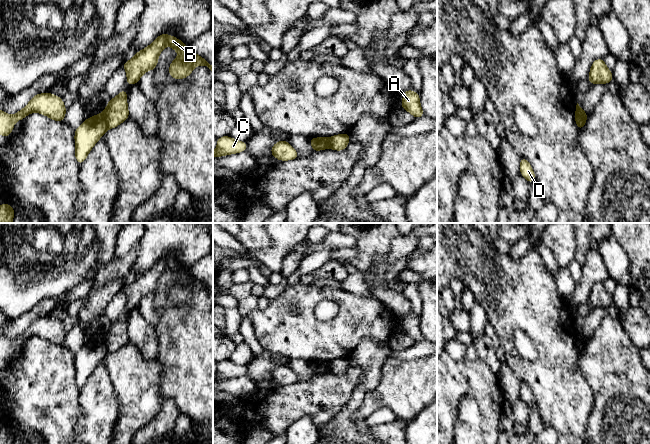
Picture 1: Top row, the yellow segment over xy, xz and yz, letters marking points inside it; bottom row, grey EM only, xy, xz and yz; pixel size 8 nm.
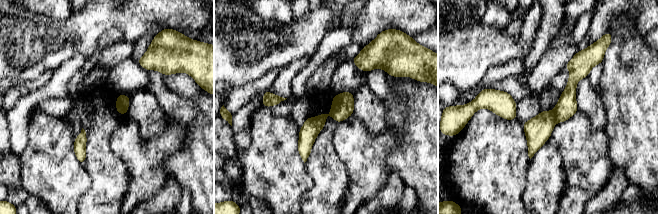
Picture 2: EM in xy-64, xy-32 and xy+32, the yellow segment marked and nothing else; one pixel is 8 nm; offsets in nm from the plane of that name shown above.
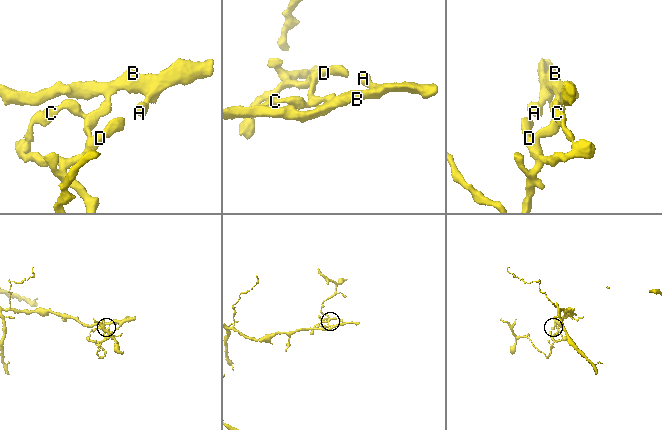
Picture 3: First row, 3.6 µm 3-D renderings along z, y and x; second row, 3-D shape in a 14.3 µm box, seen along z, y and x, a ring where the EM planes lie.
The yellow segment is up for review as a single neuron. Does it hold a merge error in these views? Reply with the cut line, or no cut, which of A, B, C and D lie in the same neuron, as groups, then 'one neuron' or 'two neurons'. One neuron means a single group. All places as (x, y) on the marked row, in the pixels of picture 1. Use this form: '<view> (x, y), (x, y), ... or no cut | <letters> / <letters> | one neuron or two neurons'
xy (103, 112), (107, 128) | A B / C D | two neurons

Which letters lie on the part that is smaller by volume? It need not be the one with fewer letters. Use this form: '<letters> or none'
C, D

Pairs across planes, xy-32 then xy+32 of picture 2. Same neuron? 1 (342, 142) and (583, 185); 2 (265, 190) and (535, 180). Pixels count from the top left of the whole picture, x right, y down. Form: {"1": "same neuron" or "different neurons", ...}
{"1": "same neuron", "2": "different neurons"}

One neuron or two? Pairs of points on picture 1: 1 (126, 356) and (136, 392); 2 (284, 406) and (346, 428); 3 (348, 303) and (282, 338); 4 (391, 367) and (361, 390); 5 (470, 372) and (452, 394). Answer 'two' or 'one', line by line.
1: one
2: two
3: one
4: two
5: one

